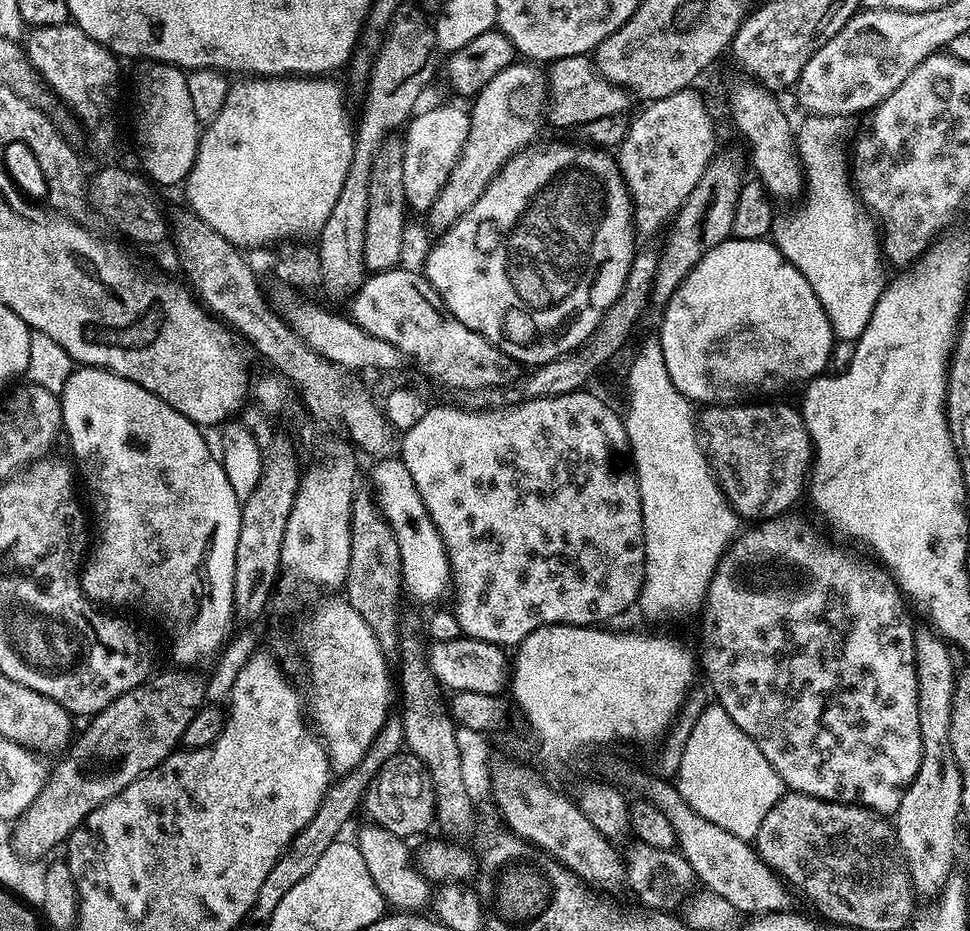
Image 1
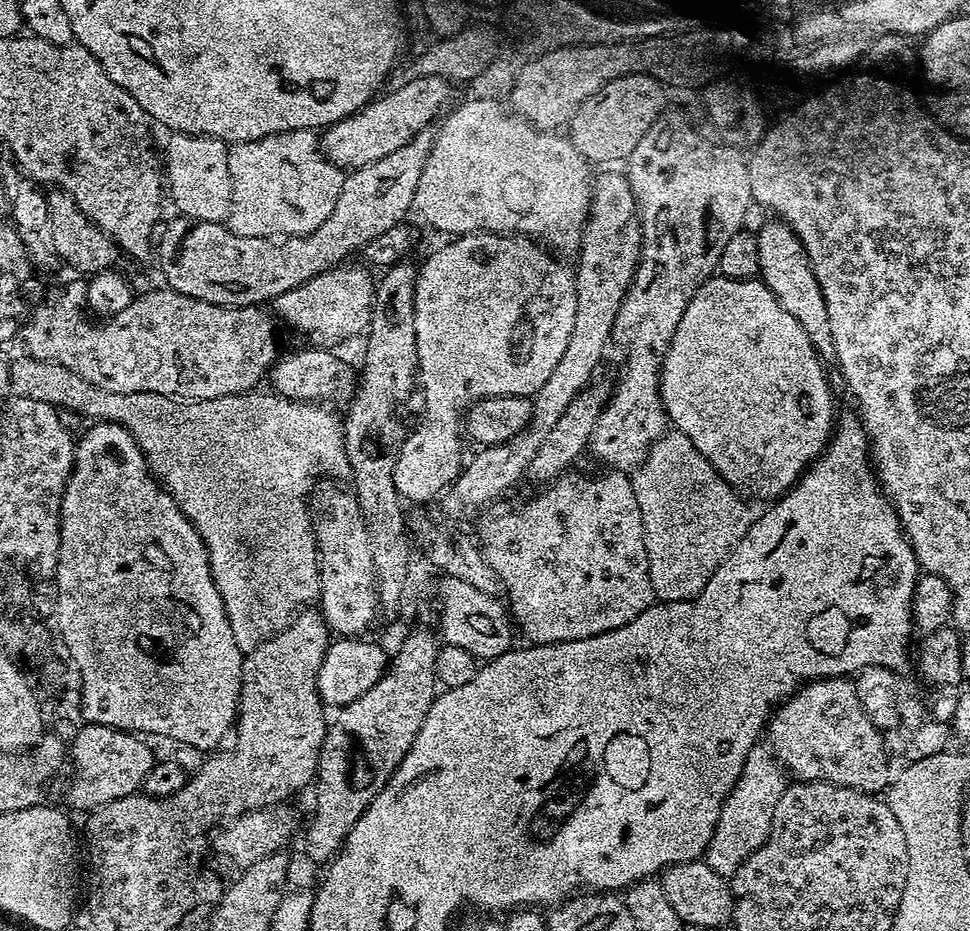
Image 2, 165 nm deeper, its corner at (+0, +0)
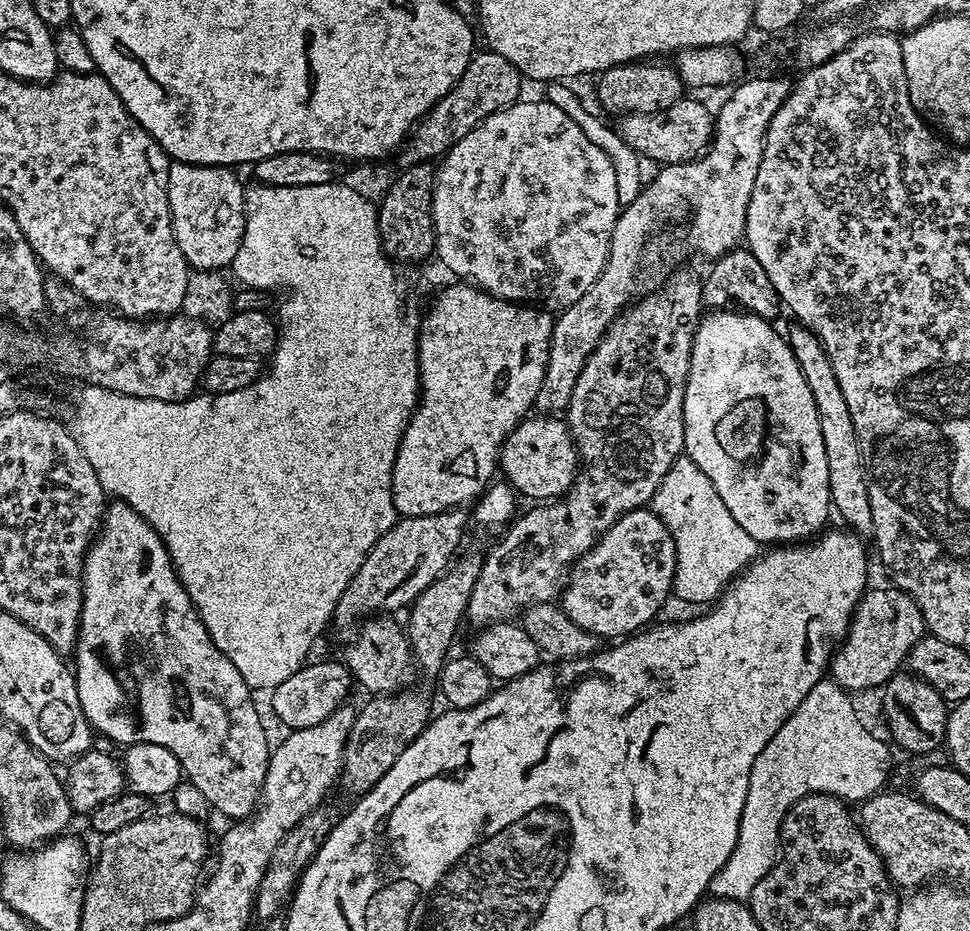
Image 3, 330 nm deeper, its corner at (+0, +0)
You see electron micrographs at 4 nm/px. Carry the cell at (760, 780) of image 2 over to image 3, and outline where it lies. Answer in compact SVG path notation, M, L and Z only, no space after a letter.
M820 680L782 724L777 734L762 748L751 767L746 804L743 806L742 818L739 819L738 840L725 866L711 879L709 893L712 896L747 901L754 886L777 862L781 823L794 802L811 793L826 793L850 802L863 802L887 785L885 782L892 766L890 750L884 741L864 726L851 700L851 695L838 687L834 680Z

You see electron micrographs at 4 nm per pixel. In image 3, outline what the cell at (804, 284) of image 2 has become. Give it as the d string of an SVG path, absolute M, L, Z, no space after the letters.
M792 322L786 331L786 339L792 347L794 358L798 358L798 366L802 370L802 378L806 378L810 386L810 394L814 394L818 427L822 430L822 446L826 446L826 470L830 470L831 507L835 515L837 512L845 520L843 523L857 536L871 537L874 533L874 514L870 510L868 473L864 467L858 433L854 430L854 421L850 418L846 398L842 394L842 386L838 386L838 378L834 375L834 366L830 366L830 358L822 342L804 324Z

